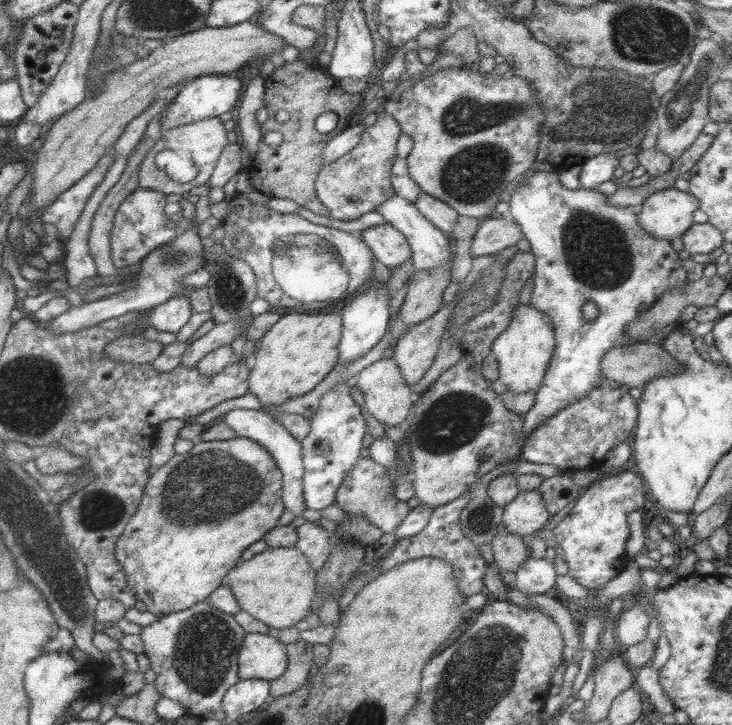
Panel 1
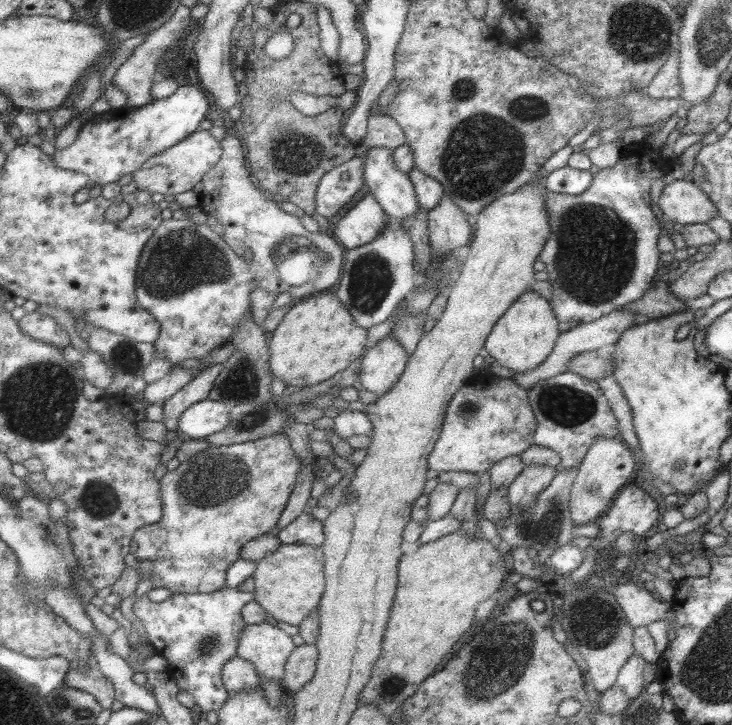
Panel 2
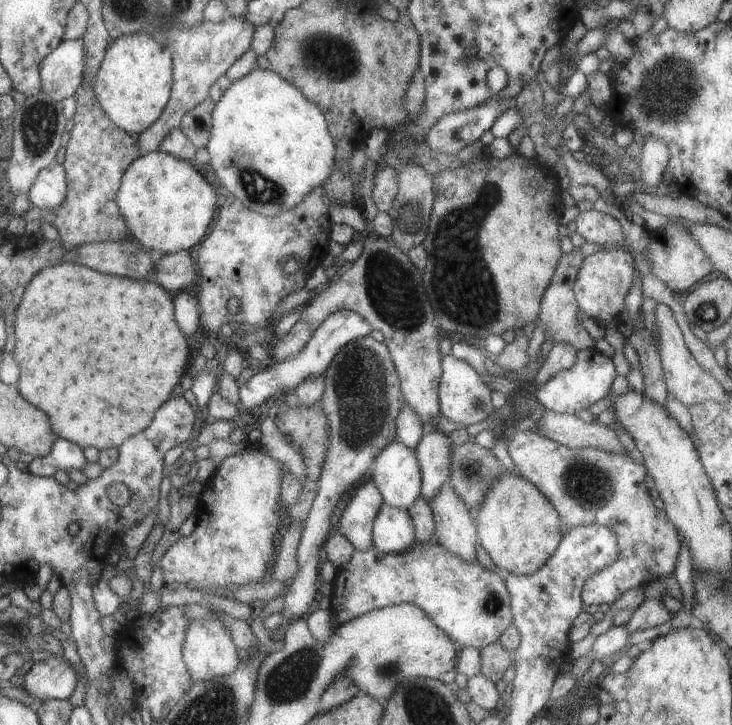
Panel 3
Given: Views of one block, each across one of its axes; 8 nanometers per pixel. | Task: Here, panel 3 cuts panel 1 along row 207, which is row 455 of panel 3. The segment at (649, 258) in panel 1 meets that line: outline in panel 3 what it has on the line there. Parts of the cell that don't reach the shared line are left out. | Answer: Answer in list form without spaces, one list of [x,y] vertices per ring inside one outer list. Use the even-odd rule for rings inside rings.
[[[516,429],[512,436],[505,439],[505,444],[516,470],[526,480],[530,480],[558,511],[562,534],[566,534],[570,528],[576,528],[576,526],[598,524],[598,526],[612,530],[612,534],[618,538],[618,548],[620,548],[618,560],[585,580],[581,592],[584,605],[606,603],[612,605],[617,598],[630,588],[646,586],[657,579],[664,580],[667,577],[674,576],[681,538],[676,526],[668,520],[666,512],[658,510],[654,506],[654,499],[650,496],[650,490],[648,490],[645,483],[646,475],[649,473],[643,464],[637,462],[631,454],[614,454],[610,450],[596,448],[596,446],[570,448],[558,444],[558,442],[546,438],[546,436],[540,436],[540,434],[531,430]]]

